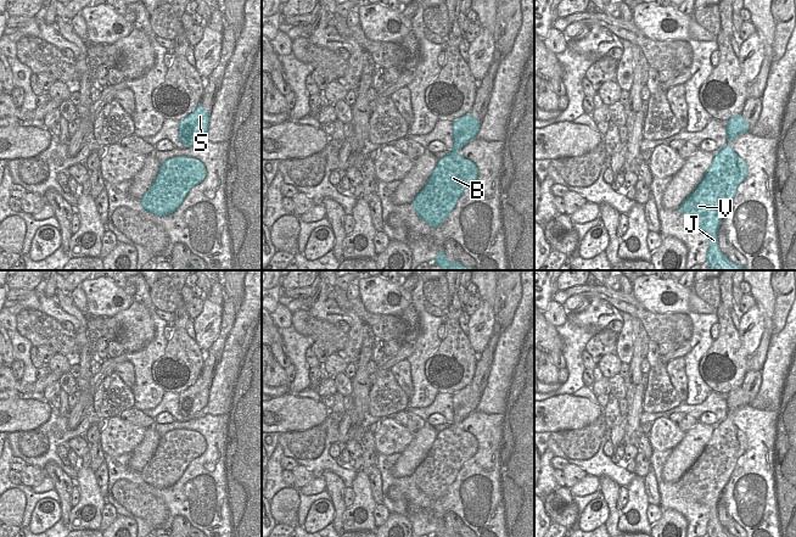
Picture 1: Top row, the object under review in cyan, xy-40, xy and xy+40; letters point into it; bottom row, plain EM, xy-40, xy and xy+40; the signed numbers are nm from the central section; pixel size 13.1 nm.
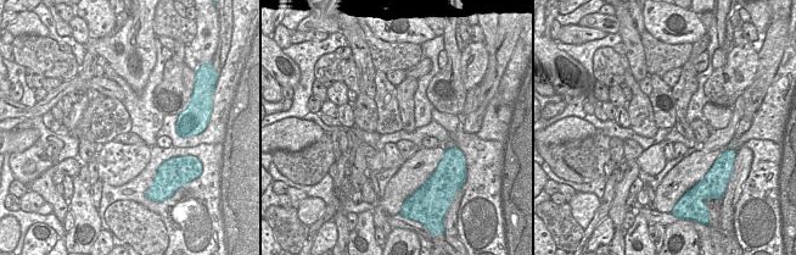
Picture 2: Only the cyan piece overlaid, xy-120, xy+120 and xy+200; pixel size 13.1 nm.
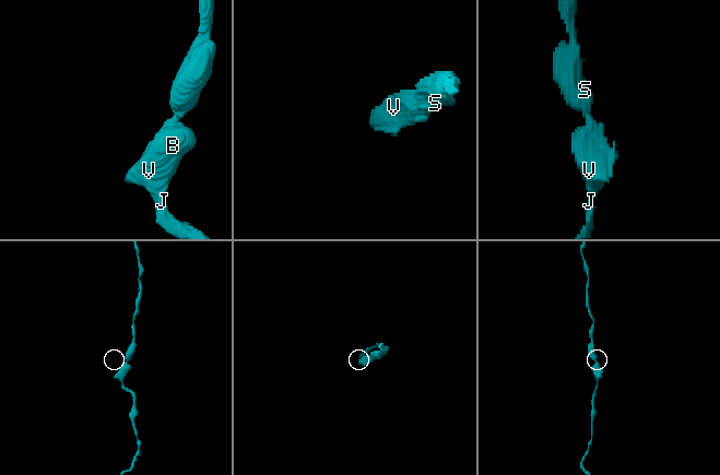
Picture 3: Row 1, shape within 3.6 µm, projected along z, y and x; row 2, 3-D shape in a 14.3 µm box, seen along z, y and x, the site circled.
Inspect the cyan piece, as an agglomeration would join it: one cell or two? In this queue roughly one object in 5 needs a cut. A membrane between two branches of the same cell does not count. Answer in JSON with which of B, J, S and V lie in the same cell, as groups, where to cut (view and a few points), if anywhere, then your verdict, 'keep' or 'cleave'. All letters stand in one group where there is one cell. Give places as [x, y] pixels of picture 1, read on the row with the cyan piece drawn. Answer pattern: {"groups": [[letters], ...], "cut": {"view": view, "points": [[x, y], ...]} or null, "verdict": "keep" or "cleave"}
{"groups": [["B", "J", "S", "V"]], "cut": null, "verdict": "keep"}

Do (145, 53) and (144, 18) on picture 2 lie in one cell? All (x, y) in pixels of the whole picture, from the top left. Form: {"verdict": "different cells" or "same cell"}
{"verdict": "same cell"}

